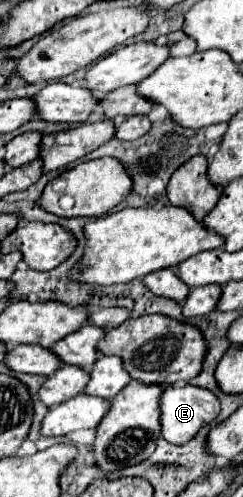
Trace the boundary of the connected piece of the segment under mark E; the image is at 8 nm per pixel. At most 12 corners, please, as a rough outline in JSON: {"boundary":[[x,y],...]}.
{"boundary":[[169,386],[161,398],[161,436],[187,444],[219,416],[211,390]]}

